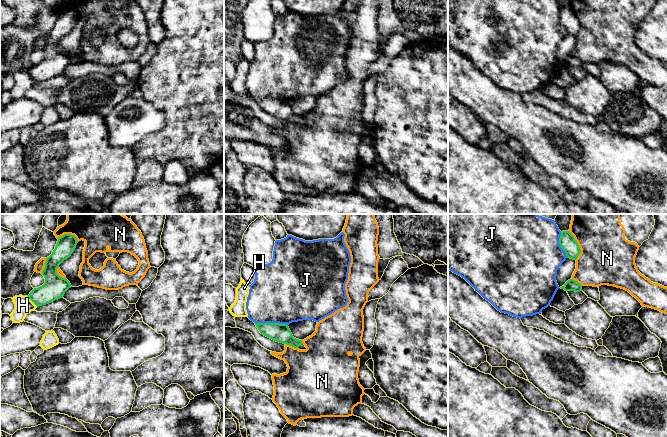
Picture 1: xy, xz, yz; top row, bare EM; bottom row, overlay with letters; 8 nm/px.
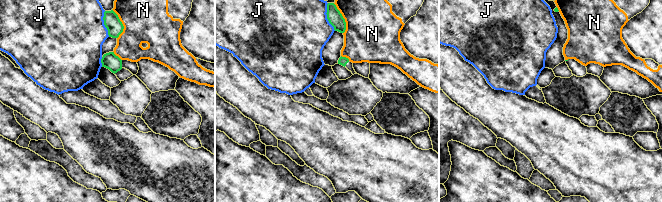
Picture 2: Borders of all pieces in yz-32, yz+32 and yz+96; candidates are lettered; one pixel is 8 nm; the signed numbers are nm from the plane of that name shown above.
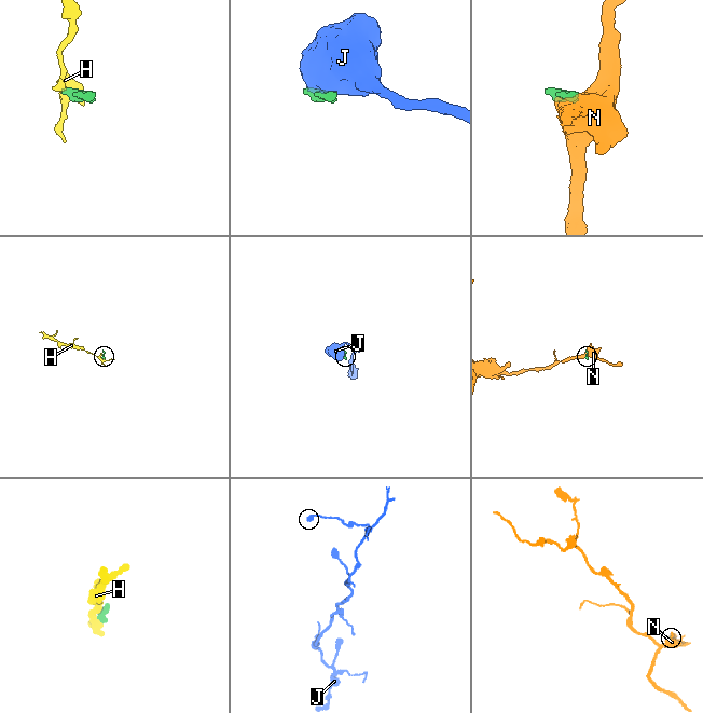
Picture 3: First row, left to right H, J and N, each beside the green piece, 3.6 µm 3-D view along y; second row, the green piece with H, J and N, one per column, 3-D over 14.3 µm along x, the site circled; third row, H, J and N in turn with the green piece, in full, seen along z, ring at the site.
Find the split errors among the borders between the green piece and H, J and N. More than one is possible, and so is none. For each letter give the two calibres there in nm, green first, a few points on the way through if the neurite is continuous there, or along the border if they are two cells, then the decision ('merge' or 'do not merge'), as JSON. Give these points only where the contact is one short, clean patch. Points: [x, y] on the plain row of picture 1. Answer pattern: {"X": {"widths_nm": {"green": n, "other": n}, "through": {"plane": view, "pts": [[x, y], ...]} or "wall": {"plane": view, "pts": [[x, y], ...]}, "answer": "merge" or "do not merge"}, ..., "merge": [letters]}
{"H": {"widths_nm": {"green": 190, "other": 140}, "wall": {"plane": "xy", "pts": [[27, 72], [37, 82]]}, "answer": "do not merge"}, "J": {"widths_nm": {"green": 150, "other": 460}, "answer": "do not merge"}, "N": {"widths_nm": {"green": 130, "other": 420}, "answer": "do not merge"}, "merge": []}

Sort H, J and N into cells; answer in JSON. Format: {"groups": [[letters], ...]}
{"groups": [["H"], ["J"], ["N"]]}

